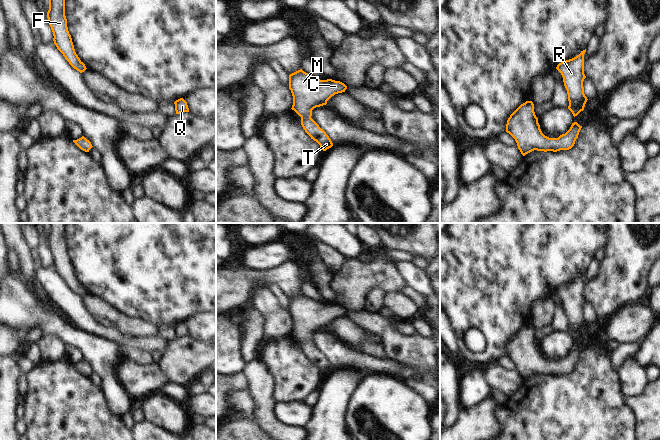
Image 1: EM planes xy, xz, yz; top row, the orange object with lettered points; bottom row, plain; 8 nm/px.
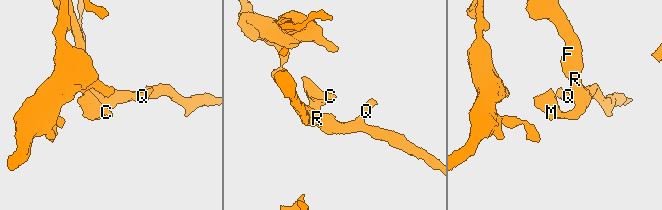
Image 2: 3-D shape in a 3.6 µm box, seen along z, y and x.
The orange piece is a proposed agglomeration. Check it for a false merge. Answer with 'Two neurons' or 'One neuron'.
One neuron.

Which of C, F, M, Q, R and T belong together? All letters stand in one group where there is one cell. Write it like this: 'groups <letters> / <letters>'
groups C F M Q R T

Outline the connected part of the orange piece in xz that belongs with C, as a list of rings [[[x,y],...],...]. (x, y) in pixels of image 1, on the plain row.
[[[300,293],[289,299],[289,313],[293,320],[291,333],[301,341],[301,349],[305,356],[323,375],[331,372],[333,370],[331,363],[311,342],[312,334],[326,329],[335,318],[345,316],[347,310],[332,303],[317,303]]]

